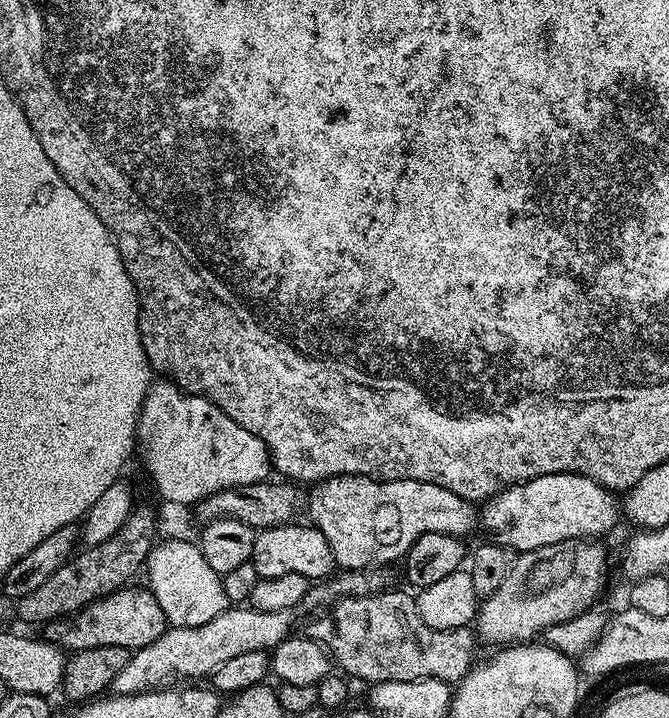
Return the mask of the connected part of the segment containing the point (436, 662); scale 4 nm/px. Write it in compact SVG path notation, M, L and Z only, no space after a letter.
M374 592L345 595L348 596L345 600L333 606L332 616L320 616L309 622L307 639L319 642L330 653L335 667L341 673L349 677L357 676L365 680L368 686L411 680L441 680L450 686L459 684L474 667L473 629L431 628L422 622L418 614L415 595Z

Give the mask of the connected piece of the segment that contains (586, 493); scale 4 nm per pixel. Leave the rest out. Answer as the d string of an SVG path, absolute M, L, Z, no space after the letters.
M559 472L558 474L546 474L538 478L528 479L521 484L514 484L505 488L503 492L497 492L483 505L478 520L489 532L495 543L504 548L511 548L513 553L538 550L542 546L554 546L558 542L567 540L588 540L604 536L619 520L622 520L622 508L611 491L604 485L591 480L588 476L580 476L576 472Z

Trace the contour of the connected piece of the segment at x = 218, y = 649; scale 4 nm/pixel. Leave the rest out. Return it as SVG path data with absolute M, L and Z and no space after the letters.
M229 606L217 617L211 618L205 625L193 628L169 627L158 642L133 651L129 655L126 667L118 674L114 688L121 696L134 695L137 692L151 692L175 685L175 680L184 682L187 676L211 677L222 662L246 654L250 650L259 652L277 648L280 643L293 635L297 613L293 609L260 612L251 606Z

